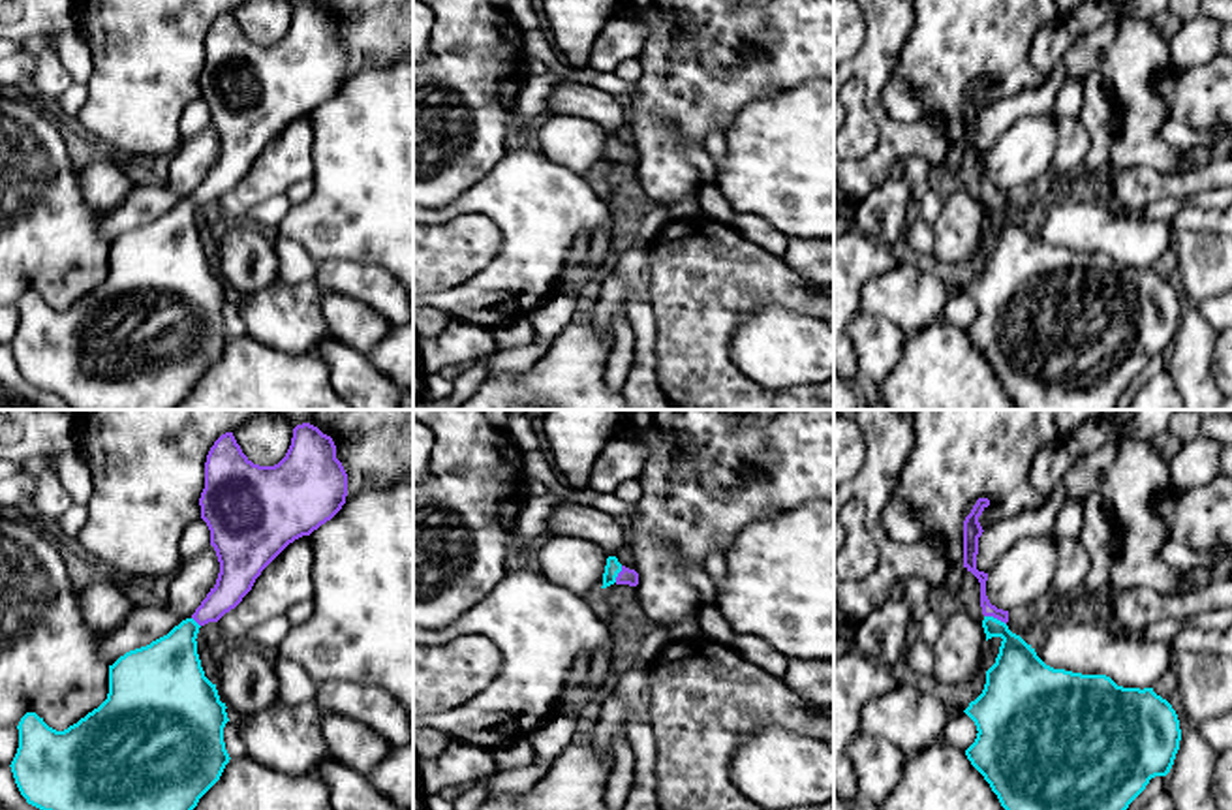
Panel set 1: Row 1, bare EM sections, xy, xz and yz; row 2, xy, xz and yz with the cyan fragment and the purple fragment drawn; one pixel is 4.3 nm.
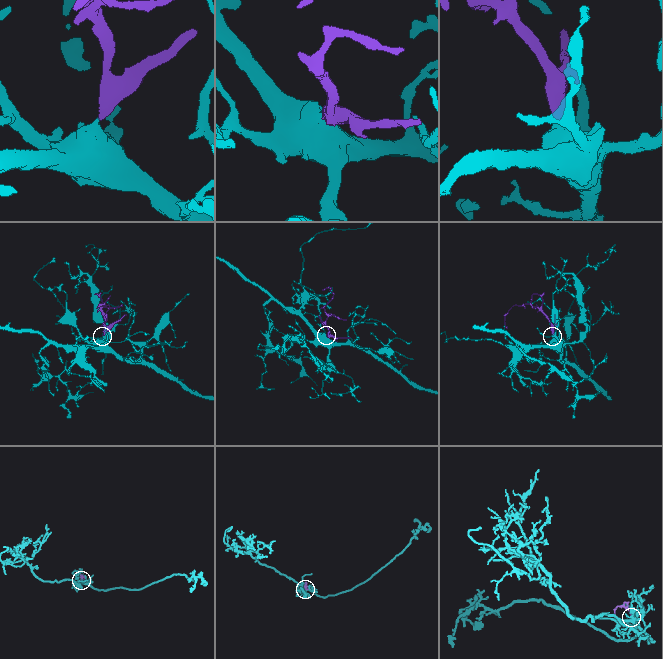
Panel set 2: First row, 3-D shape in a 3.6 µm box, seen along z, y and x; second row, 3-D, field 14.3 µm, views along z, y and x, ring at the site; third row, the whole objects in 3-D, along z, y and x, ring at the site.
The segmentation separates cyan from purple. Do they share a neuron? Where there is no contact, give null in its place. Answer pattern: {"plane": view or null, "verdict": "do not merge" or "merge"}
{"plane": "yz", "verdict": "merge"}

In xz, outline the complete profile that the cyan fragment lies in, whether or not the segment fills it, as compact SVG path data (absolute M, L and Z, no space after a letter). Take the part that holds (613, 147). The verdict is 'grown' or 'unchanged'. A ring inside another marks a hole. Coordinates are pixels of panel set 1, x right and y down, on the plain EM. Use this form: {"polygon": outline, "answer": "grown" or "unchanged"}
{"polygon": "M608 135L607 145L605 145L605 152L603 152L603 165L601 167L607 167L614 162L637 165L639 152L635 148L622 145L616 135Z", "answer": "grown"}

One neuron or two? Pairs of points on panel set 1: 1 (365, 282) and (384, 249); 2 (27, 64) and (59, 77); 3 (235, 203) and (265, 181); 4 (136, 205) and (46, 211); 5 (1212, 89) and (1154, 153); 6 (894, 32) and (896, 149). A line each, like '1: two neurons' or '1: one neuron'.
1: two neurons
2: two neurons
3: one neuron
4: two neurons
5: two neurons
6: one neuron

